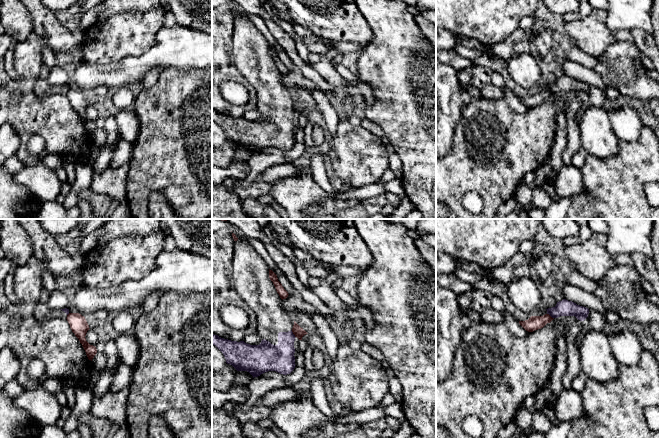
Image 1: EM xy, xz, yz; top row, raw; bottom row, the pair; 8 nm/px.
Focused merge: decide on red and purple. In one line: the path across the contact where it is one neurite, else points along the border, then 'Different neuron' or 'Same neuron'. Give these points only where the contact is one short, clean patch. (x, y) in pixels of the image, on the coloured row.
Boundary: xz (291, 330), (295, 337). Different neuron

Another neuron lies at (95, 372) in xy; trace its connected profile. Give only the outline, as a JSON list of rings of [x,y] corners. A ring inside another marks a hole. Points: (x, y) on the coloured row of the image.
[[[91,365],[91,367],[92,367],[92,377],[91,377],[89,387],[92,389],[95,387],[95,385],[97,384],[99,380],[101,370],[97,369],[93,365]]]

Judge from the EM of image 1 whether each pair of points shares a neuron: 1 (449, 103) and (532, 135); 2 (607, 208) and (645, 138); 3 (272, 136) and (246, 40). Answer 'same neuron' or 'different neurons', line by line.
1: different neurons
2: same neuron
3: same neuron

